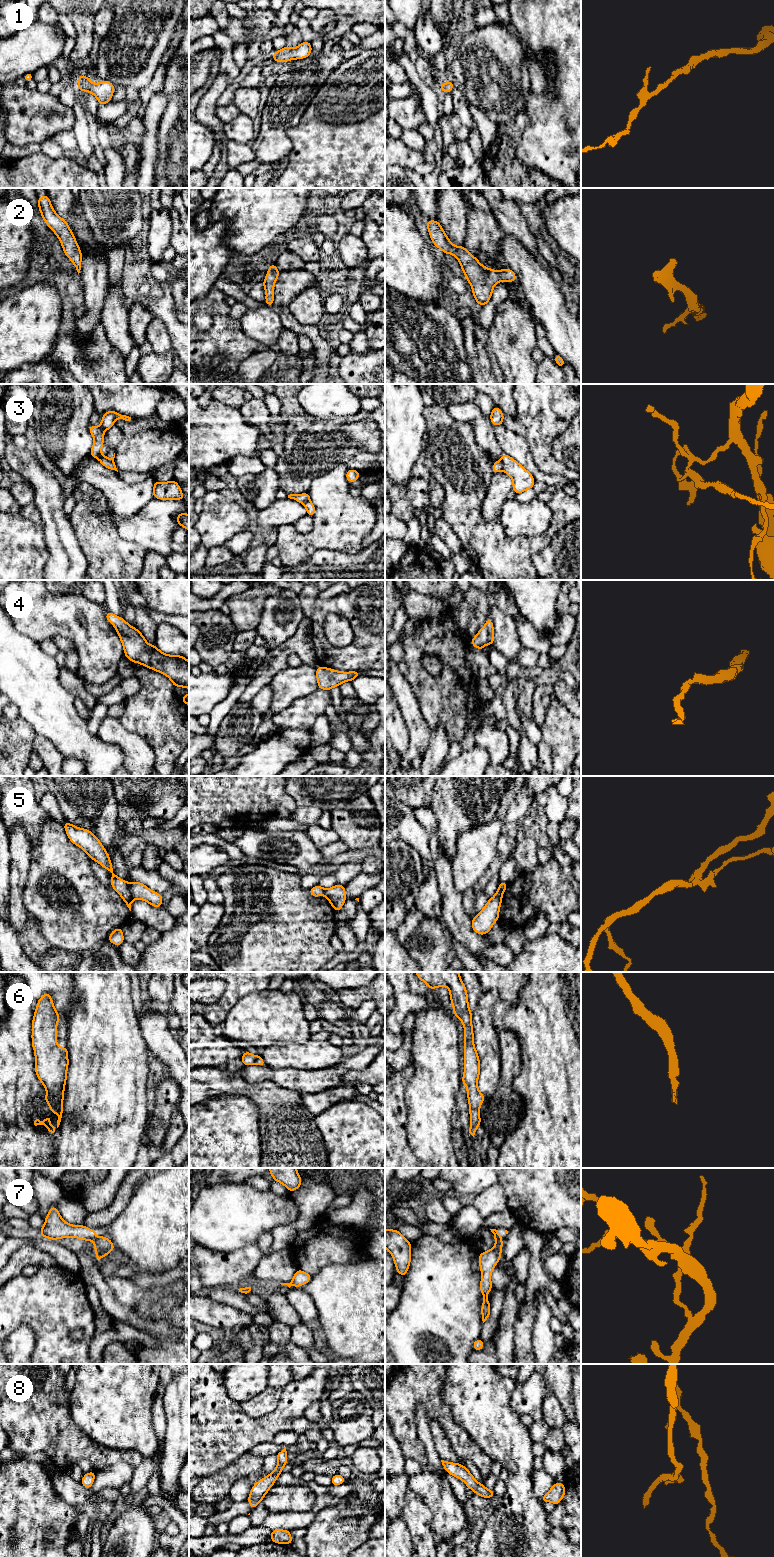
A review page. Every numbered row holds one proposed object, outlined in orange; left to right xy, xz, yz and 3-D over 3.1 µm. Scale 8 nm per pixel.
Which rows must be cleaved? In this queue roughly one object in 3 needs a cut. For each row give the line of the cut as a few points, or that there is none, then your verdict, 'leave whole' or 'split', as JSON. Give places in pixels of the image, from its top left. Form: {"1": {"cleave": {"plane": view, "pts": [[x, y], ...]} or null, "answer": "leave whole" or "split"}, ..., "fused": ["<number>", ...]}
{"1": {"cleave": null, "answer": "leave whole"}, "2": {"cleave": null, "answer": "leave whole"}, "3": {"cleave": {"plane": "yz", "pts": [[500, 460], [502, 469]]}, "answer": "split"}, "4": {"cleave": null, "answer": "leave whole"}, "5": {"cleave": {"plane": "xy", "pts": [[128, 883], [128, 889], [134, 898]]}, "answer": "split"}, "6": {"cleave": null, "answer": "leave whole"}, "7": {"cleave": {"plane": "xy", "pts": [[97, 1238], [94, 1241]]}, "answer": "split"}, "8": {"cleave": null, "answer": "leave whole"}, "fused": ["3", "5", "7"]}

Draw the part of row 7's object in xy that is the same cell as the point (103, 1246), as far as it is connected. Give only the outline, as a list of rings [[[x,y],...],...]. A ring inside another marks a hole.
[[[106,1236],[97,1238],[94,1241],[94,1249],[96,1253],[96,1260],[100,1262],[103,1256],[107,1256],[112,1250],[115,1249],[113,1242]]]

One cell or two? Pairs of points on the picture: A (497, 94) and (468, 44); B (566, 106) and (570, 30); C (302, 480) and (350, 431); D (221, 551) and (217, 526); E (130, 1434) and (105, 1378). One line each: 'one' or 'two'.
A: one
B: one
C: two
D: two
E: one

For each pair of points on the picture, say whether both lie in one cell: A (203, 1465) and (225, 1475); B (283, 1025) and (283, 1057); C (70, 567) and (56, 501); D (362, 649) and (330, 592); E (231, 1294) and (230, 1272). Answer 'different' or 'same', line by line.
A: different
B: different
C: same
D: different
E: different

